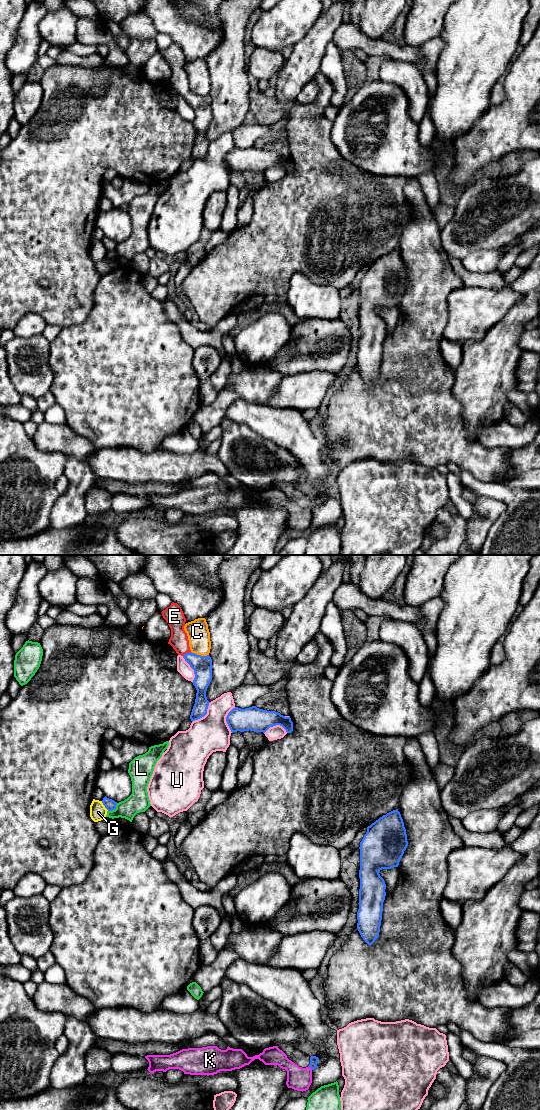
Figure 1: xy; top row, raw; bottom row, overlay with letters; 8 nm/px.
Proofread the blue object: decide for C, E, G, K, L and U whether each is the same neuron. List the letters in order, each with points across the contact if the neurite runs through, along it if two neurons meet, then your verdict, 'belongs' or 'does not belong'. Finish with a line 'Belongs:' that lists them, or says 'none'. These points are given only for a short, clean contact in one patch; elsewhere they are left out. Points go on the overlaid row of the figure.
C: does not belong
E: way xy (202, 665), (186, 653), (179, 641); belongs
G: does not belong
K: does not belong
L: does not belong
U: does not belong
Belongs: E

